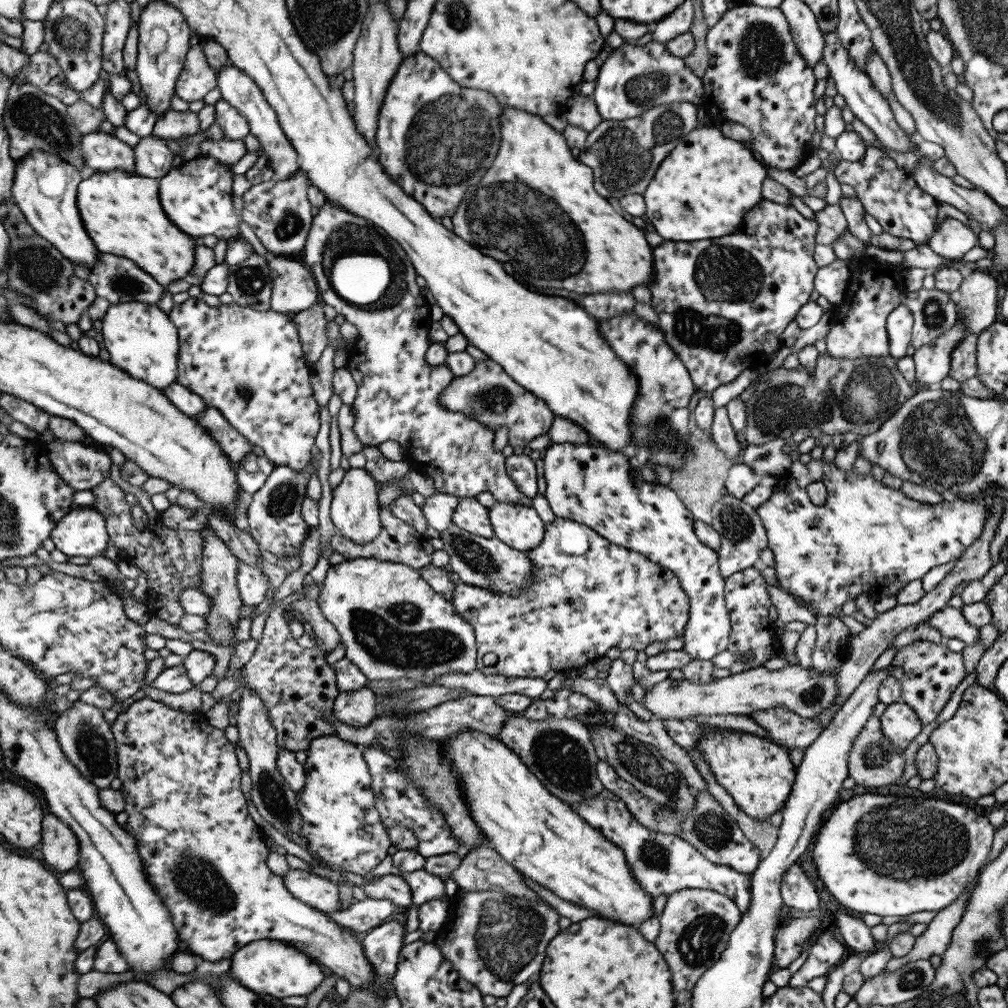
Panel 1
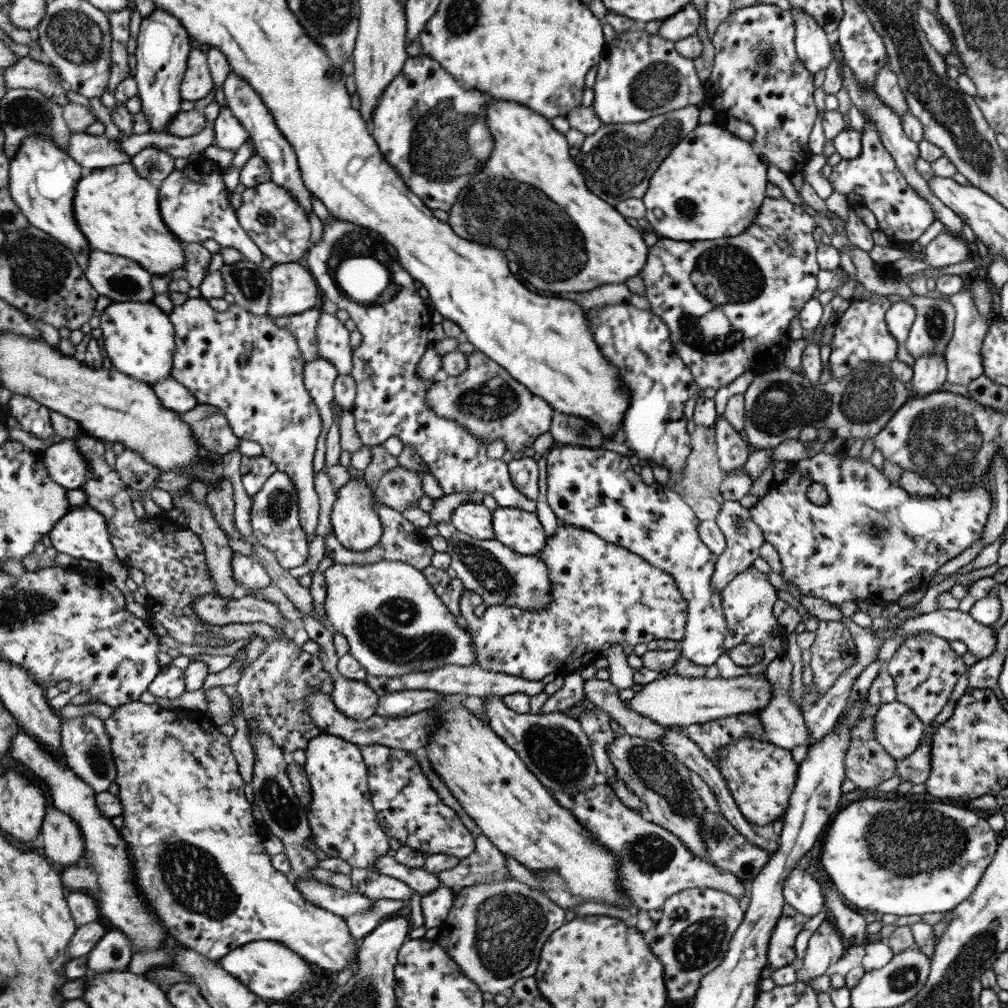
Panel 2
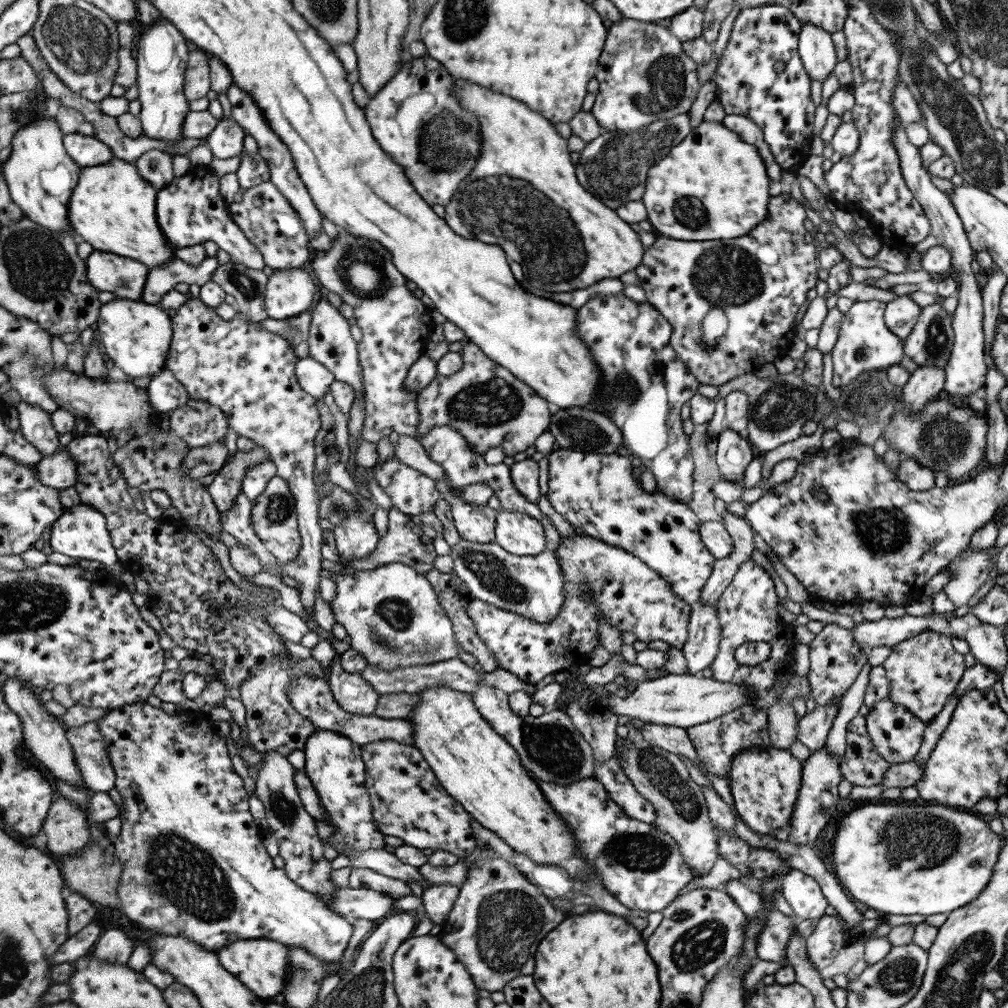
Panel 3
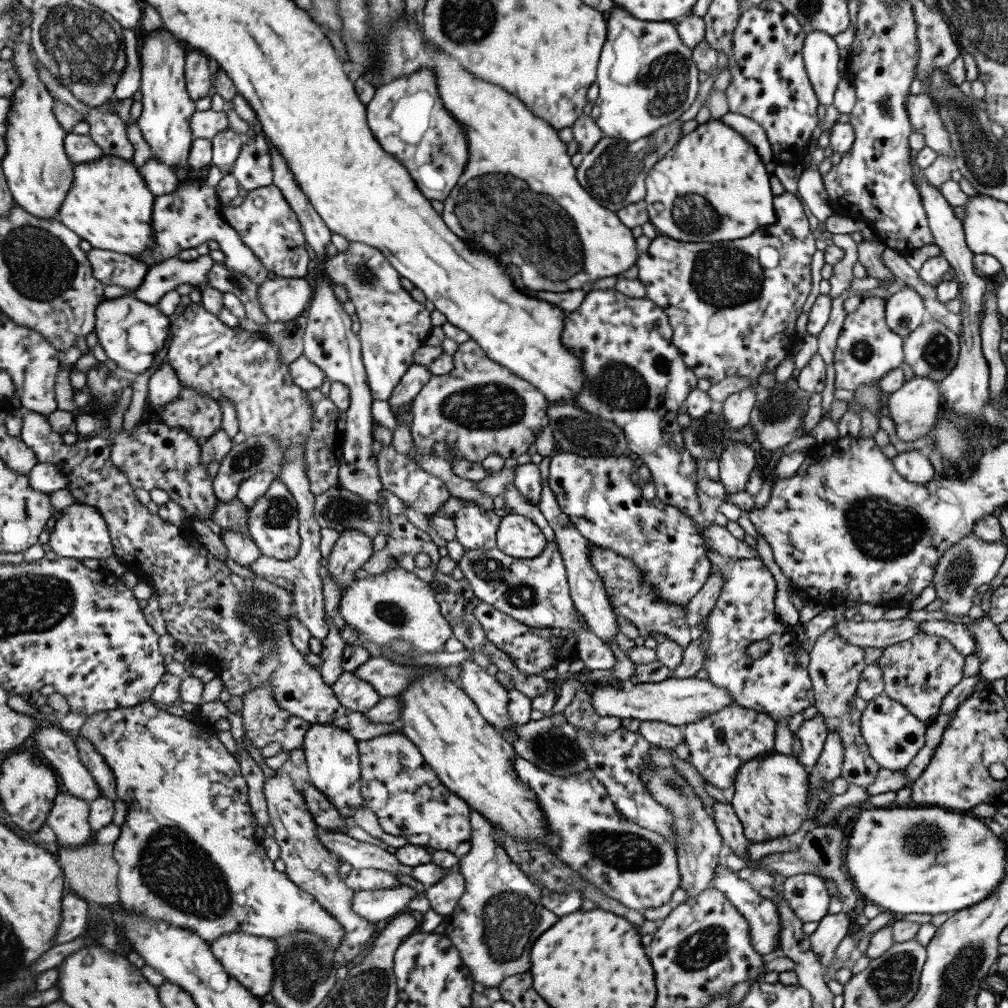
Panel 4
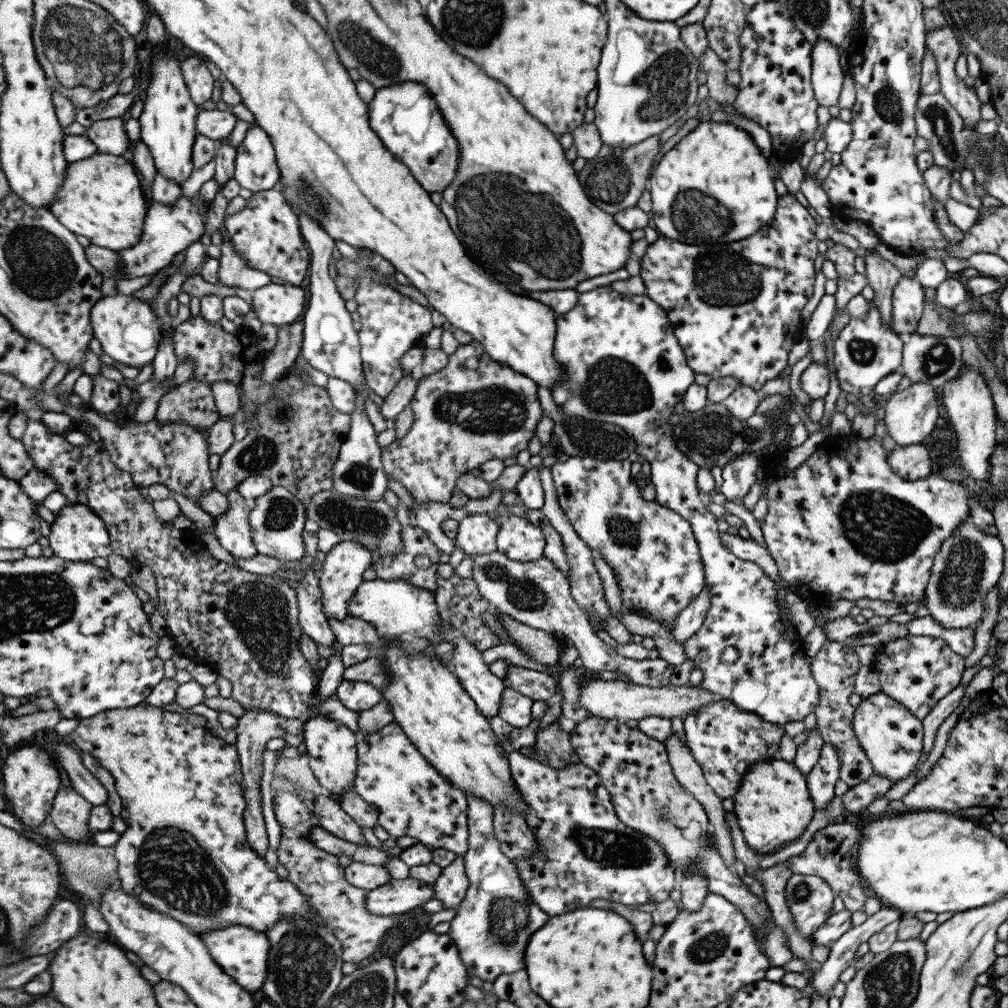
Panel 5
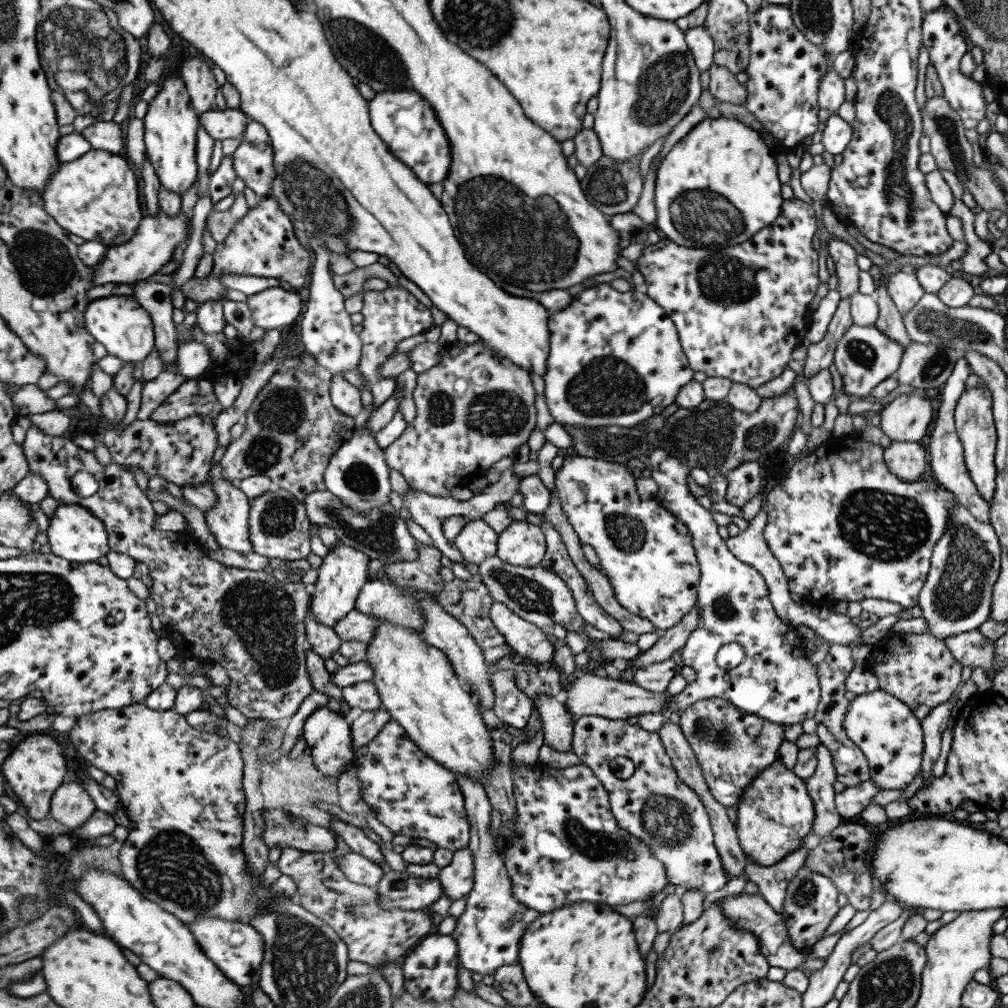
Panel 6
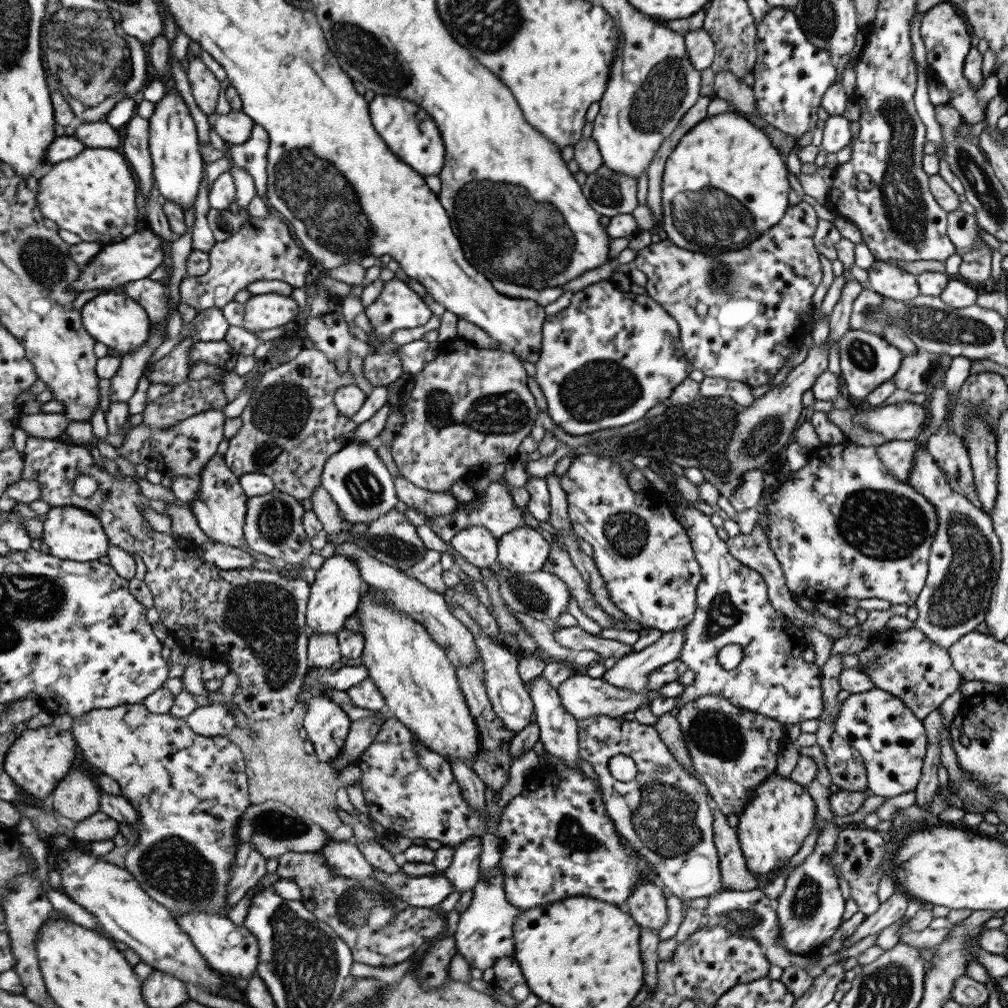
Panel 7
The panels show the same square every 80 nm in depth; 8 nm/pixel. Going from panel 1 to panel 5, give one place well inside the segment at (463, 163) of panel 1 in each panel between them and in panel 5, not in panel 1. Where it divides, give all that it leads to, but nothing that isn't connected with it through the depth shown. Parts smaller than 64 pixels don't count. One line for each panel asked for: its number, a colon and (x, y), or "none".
2: (433, 133)
3: (417, 122)
4: (406, 116)
5: (405, 118)

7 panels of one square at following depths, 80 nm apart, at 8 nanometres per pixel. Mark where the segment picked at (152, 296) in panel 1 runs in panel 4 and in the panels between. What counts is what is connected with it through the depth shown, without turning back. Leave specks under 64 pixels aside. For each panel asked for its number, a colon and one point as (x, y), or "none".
2: (121, 279)
3: (126, 277)
4: (112, 268)

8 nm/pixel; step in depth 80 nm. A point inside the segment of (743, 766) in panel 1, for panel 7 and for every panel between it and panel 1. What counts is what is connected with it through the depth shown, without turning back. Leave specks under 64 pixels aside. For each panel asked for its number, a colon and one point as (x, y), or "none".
2: (759, 776)
3: (764, 781)
4: (770, 797)
5: (772, 806)
6: (774, 814)
7: (779, 815)

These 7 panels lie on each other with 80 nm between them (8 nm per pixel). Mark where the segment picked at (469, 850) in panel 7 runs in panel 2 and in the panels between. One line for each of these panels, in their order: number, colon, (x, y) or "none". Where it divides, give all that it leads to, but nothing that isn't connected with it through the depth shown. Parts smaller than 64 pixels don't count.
2: (434, 906)
3: (436, 900)
4: (442, 897)
5: (449, 888)
6: (456, 879)

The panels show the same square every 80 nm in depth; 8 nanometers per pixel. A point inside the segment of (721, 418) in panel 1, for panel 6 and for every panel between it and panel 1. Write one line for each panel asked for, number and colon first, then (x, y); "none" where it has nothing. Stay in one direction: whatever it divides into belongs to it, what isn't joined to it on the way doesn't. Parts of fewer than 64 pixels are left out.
2: (732, 449)
3: (733, 452)
4: (736, 461)
5: (740, 472)
6: (743, 482)

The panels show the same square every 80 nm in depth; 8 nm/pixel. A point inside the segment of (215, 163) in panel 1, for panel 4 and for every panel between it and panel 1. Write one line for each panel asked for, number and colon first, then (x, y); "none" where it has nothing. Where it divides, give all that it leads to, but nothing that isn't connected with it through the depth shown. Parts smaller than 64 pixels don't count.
2: (194, 204)
3: (190, 210)
4: (189, 216)

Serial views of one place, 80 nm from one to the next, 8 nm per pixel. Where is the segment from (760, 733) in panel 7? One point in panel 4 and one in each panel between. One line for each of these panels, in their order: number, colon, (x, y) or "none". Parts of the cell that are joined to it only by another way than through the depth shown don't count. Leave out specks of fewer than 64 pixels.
4: (718, 744)
5: (723, 740)
6: (731, 747)

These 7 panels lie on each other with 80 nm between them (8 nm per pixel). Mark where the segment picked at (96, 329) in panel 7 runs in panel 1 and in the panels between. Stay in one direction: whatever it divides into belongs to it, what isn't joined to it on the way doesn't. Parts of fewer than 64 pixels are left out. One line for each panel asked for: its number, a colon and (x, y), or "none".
1: (141, 339)
2: (140, 340)
3: (136, 336)
4: (131, 332)
5: (129, 330)
6: (121, 323)

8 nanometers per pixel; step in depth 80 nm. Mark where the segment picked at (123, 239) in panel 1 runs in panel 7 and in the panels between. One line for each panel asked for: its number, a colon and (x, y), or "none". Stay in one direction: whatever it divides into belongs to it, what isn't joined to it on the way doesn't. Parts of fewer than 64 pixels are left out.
2: (119, 211)
3: (113, 208)
4: (111, 206)
5: (103, 199)
6: (96, 197)
7: (94, 195)

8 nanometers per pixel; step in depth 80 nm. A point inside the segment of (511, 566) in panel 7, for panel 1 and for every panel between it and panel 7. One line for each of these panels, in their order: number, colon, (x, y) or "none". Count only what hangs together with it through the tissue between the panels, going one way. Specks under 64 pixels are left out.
1: (518, 526)
2: (518, 530)
3: (519, 534)
4: (516, 536)
5: (518, 539)
6: (521, 544)

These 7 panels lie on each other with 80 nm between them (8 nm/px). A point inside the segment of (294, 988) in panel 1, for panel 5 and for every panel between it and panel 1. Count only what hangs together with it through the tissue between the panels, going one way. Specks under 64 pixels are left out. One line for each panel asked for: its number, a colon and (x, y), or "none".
2: (269, 969)
3: (260, 964)
4: (249, 959)
5: (243, 953)

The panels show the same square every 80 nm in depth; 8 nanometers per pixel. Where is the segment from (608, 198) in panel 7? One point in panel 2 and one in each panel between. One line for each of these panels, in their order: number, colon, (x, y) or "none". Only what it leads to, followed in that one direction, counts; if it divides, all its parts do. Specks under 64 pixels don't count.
2: (619, 159)
3: (612, 167)
4: (612, 172)
5: (614, 178)
6: (612, 187)

